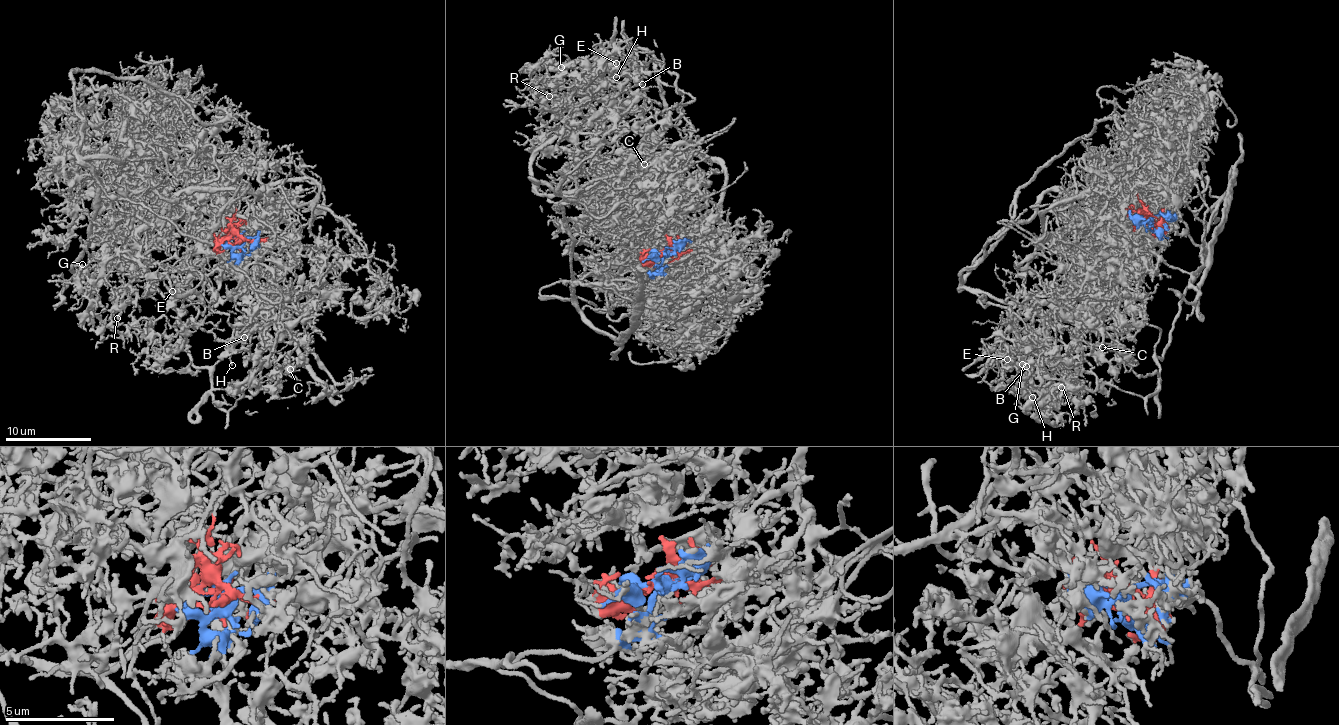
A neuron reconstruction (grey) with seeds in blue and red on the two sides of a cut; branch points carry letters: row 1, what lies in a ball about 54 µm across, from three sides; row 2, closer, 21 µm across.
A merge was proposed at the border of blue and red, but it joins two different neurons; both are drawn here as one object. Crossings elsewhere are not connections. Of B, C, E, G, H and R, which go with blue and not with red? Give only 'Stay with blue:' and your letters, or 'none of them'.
Stay with blue: C

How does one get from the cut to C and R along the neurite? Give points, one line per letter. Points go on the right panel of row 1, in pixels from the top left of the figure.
C: (1147, 216), (1176, 217), (1208, 253), (1155, 359), (1160, 374), (1138, 375), (1122, 356), (1091, 349), (1102, 346)
R: (1149, 215), (1160, 237), (1103, 217), (1084, 246), (1123, 293), (1058, 302), (1061, 387)

